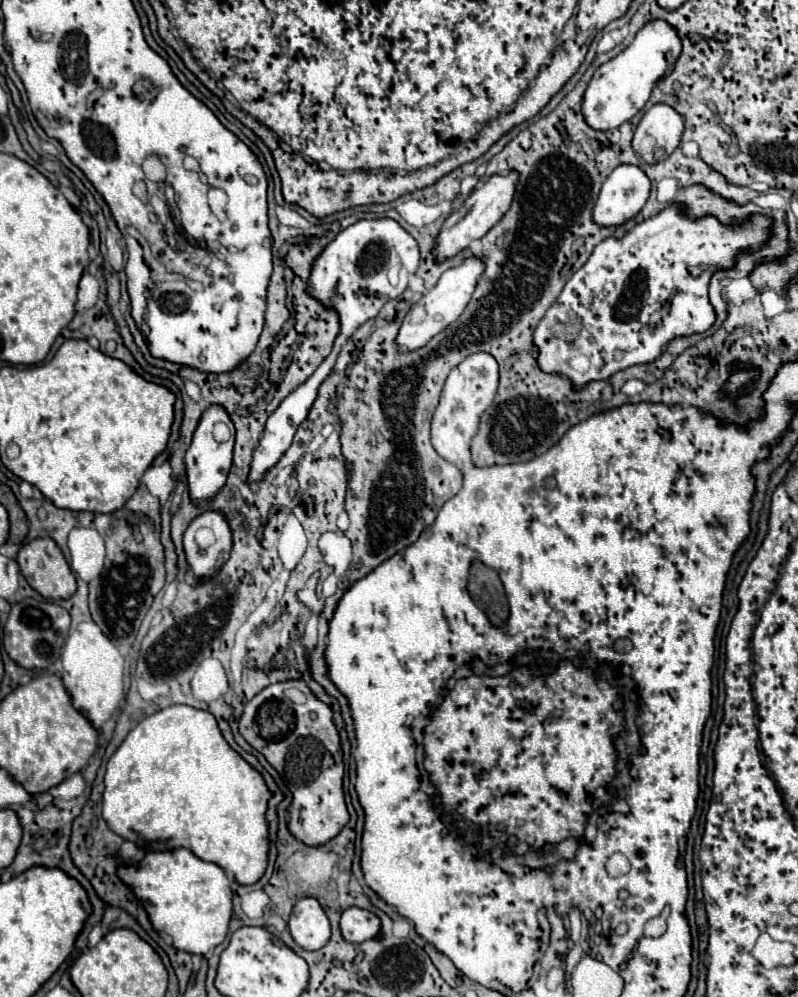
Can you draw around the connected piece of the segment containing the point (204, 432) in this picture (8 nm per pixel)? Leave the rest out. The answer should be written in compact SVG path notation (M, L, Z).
M217 405L209 407L203 413L203 417L199 421L199 427L193 435L193 441L191 441L191 445L185 453L185 473L187 473L187 483L189 483L189 497L195 505L215 497L223 489L223 483L227 481L227 473L229 473L229 467L231 467L231 459L233 459L233 441L235 441L235 437L231 437L225 443L217 443L215 437L213 437L213 427L219 421L231 425L231 421L229 421L223 407L217 407Z

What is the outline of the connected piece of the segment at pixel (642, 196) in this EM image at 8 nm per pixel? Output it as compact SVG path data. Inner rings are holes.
M619 165L603 183L593 207L593 223L619 227L633 219L649 197L651 183L635 165Z

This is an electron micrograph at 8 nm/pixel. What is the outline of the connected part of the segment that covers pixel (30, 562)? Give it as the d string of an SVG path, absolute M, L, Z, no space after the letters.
M37 537L25 543L15 561L25 581L45 599L69 599L77 591L77 581L51 537Z

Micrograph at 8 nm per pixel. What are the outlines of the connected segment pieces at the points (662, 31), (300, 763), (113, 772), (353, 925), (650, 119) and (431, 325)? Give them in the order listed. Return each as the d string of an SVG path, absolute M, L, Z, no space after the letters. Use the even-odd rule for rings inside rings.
M665 21L647 23L633 39L633 43L623 49L617 57L603 63L591 77L589 87L583 95L583 119L595 131L609 131L623 123L627 123L633 115L637 115L655 87L655 83L665 75L669 65L675 65L681 53L681 39L675 29Z
M303 681L275 683L265 687L245 705L239 719L239 733L289 785L293 801L287 807L287 829L291 835L309 847L323 845L333 839L349 821L349 813L343 799L343 751L339 733L333 725L331 707L321 703ZM289 689L301 691L305 701L293 703L287 695Z
M171 705L145 717L111 755L105 773L103 819L123 839L141 845L169 841L187 847L199 859L223 867L241 885L251 885L267 867L265 811L269 797L271 791L263 777L225 743L211 713L189 705Z
M349 907L347 911L343 911L339 927L343 939L347 939L349 943L363 943L377 935L381 923L375 913L359 907Z
M657 103L639 121L631 147L645 163L655 163L657 153L661 153L663 161L679 147L681 133L683 133L681 115L669 105Z
M465 259L459 267L447 269L441 279L437 281L437 285L433 289L429 289L413 307L409 309L409 313L405 315L401 329L397 333L395 343L407 351L417 351L421 347L425 347L433 335L437 335L439 331L443 331L447 325L451 325L453 321L457 321L457 317L463 313L463 309L467 307L473 289L477 285L477 277L483 273L483 263L479 259Z

